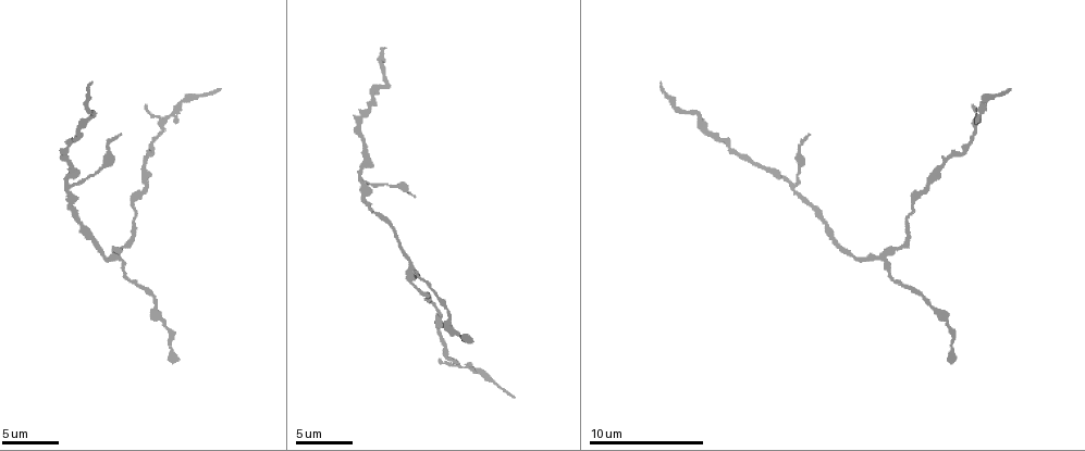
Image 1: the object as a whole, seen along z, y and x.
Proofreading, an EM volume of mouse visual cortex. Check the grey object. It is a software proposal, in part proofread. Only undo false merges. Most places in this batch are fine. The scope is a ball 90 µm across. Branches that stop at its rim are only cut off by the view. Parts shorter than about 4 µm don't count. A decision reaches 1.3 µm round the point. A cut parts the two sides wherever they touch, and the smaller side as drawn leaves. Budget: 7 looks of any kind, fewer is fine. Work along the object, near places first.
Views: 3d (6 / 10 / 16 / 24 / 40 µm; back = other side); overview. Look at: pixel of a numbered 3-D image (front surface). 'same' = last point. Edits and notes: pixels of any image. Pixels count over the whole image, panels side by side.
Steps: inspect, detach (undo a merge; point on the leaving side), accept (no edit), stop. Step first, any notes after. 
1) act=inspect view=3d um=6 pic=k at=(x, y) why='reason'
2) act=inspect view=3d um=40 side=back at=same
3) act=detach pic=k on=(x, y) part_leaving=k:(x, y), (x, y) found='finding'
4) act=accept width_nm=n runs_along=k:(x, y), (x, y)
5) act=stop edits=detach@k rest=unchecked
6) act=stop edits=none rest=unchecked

act=inspect view=3d um=6 pic=1 at=(132, 204) why='sudden change in width'

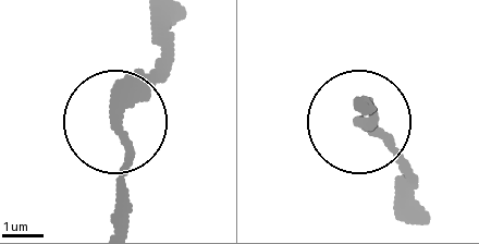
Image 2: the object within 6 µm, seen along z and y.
act=inspect view=3d um=6 side=back pic=2 at=(362, 123)

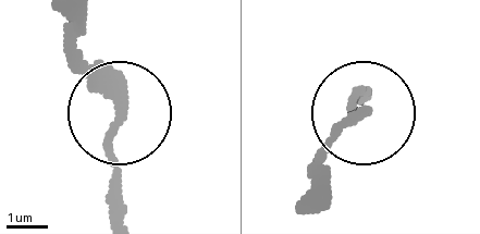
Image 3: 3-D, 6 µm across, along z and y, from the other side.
act=accept runs_along=3:(119, 209), (119, 115), (70, 46) found='all the same cell'

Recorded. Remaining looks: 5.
act=inspect view=3d um=6 pic=1 at=(886, 257) why='looks like a crossing'

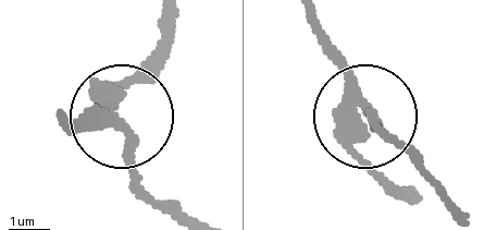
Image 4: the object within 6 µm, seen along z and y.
act=accept runs_along=4:(315, 16), (319, 45), (350, 96), (395, 145) found='one cell here'

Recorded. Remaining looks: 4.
act=inspect view=3d um=6 pic=1 at=(437, 329) why='thick turns thin'

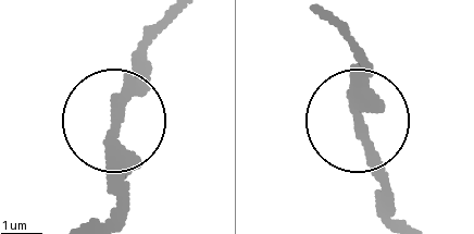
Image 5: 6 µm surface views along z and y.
act=accept runs_along=5:(349, 41), (379, 194) found='all the same cell'

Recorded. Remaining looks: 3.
act=stop edits=none rest=unchecked

